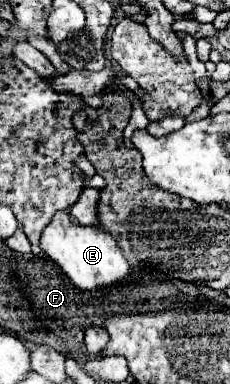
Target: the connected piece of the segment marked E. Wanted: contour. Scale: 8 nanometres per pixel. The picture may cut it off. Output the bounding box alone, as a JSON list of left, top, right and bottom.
[41,211,129,289]

